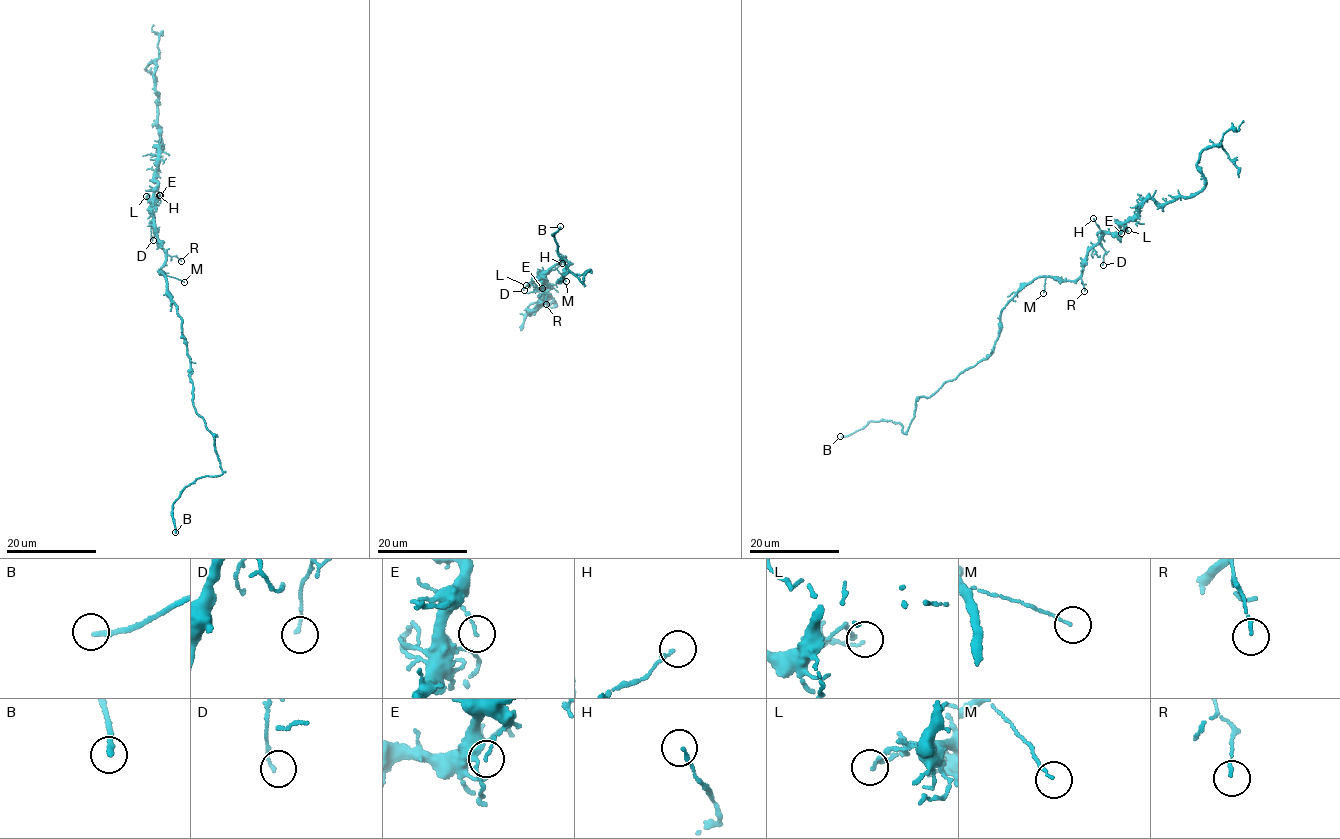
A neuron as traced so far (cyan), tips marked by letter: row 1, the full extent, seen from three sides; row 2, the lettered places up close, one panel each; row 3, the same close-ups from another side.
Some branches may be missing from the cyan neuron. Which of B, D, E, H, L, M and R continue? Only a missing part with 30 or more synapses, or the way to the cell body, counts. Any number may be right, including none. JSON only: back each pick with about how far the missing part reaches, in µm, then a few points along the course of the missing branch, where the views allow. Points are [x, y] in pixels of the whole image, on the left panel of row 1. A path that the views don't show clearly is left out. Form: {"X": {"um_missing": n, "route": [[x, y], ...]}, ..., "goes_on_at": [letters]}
{"B": {"um_missing": 4}, "goes_on_at": ["B"]}

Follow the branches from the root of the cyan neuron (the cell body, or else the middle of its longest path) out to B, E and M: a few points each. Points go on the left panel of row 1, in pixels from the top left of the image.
B: (164, 276), (180, 318), (194, 408), (213, 435), (222, 472), (199, 478), (180, 492), (171, 508), (175, 532)
E: (164, 276), (160, 269), (166, 258), (165, 251), (157, 237), (150, 208), (157, 189), (160, 195)
M: (164, 276), (184, 282)

